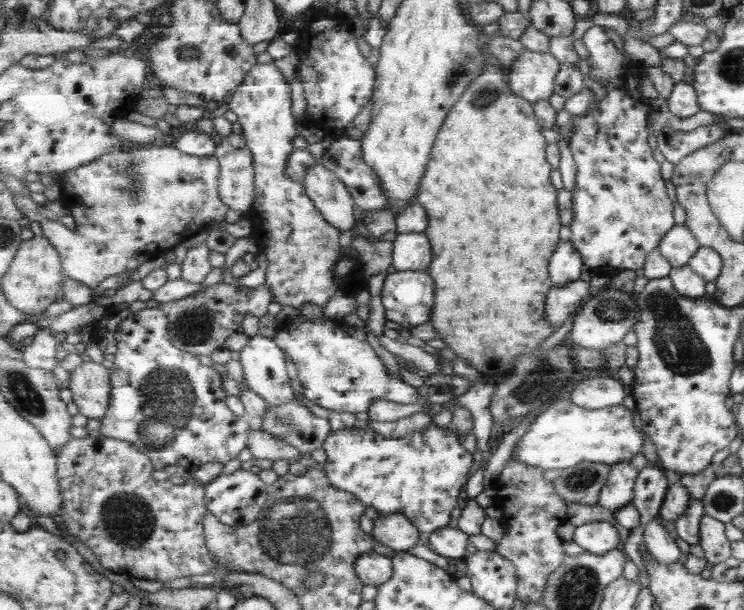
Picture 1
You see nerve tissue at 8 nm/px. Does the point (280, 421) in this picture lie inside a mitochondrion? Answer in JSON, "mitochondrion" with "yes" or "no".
{"mitochondrion":"yes"}

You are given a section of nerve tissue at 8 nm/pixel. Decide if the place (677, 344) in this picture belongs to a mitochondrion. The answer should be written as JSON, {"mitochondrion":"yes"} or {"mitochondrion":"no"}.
{"mitochondrion":"yes"}

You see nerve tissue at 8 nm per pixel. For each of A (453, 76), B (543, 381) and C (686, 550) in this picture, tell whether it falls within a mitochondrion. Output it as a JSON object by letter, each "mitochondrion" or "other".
{"A":"mitochondrion","B":"mitochondrion","C":"other"}

